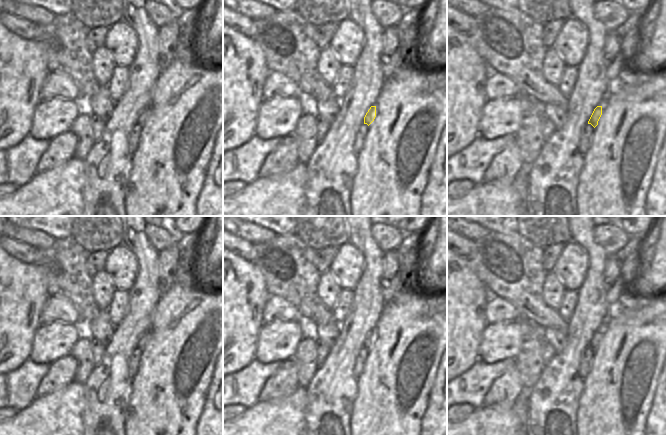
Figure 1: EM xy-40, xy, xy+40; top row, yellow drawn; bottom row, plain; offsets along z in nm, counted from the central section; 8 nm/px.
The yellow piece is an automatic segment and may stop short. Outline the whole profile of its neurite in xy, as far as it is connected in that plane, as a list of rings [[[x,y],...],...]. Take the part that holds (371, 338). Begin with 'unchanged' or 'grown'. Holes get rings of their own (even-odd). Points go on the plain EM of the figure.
unchanged | [[[371,330],[364,341],[364,348],[367,348],[369,350],[374,345],[375,341],[376,341],[376,330]]]

